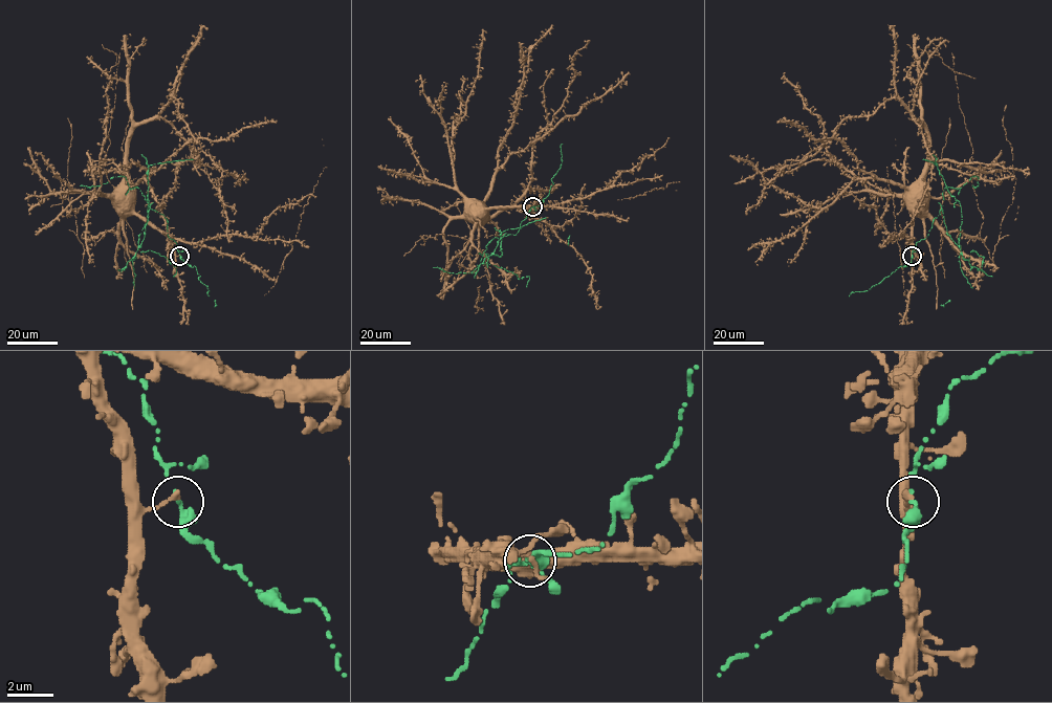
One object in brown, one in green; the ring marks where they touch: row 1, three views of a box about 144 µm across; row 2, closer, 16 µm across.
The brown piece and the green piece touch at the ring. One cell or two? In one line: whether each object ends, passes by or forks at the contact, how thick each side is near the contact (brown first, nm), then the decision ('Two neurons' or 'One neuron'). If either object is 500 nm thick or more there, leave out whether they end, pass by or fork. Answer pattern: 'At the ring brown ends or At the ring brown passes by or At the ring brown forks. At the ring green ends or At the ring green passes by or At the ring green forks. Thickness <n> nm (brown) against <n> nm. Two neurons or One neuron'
At the ring brown ends. At the ring green passes by. Thickness 220 nm (brown) against 240 nm. Two neurons

